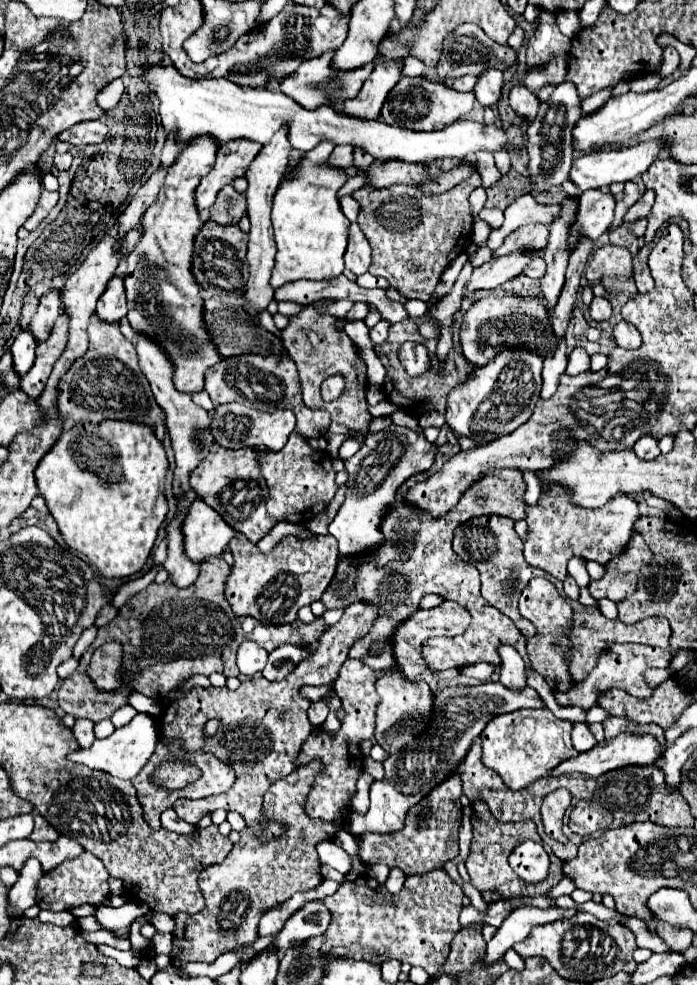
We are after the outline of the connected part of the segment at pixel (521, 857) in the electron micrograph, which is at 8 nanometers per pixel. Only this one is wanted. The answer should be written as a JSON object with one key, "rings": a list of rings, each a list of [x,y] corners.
{"rings":[[[531,840],[515,848],[515,852],[509,856],[509,864],[525,882],[545,880],[549,874],[549,856],[545,848]]]}

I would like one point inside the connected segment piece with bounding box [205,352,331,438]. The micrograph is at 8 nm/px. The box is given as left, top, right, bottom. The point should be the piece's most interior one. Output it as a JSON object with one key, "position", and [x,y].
{"position":[267,383]}

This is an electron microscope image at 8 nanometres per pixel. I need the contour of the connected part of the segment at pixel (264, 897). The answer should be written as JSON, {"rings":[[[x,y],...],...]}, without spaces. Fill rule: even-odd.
{"rings":[[[311,762],[309,768],[299,768],[293,774],[281,778],[279,782],[275,782],[267,794],[265,794],[265,816],[277,822],[283,822],[287,826],[287,832],[279,838],[273,840],[269,844],[261,844],[259,840],[253,840],[253,836],[249,836],[249,830],[245,828],[241,832],[241,840],[237,844],[233,844],[233,850],[229,852],[229,856],[221,862],[221,864],[213,864],[209,868],[205,868],[199,874],[199,890],[205,896],[205,910],[201,910],[199,914],[175,914],[175,930],[173,930],[173,950],[169,954],[171,958],[171,966],[179,968],[185,962],[215,962],[221,954],[225,952],[233,952],[239,946],[251,946],[257,940],[257,924],[259,918],[263,916],[265,910],[273,908],[275,902],[285,902],[289,900],[295,892],[307,892],[313,890],[315,886],[321,884],[321,862],[317,858],[315,852],[315,844],[321,840],[331,840],[335,830],[333,824],[325,822],[325,820],[309,820],[303,812],[303,802],[305,796],[309,794],[309,788],[315,780],[315,776],[321,774],[321,764],[319,762]]]}

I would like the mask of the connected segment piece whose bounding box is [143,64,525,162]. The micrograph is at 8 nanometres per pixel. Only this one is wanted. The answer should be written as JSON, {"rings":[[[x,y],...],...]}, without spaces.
{"rings":[[[151,66],[143,80],[151,86],[155,86],[155,92],[161,100],[159,114],[163,120],[165,134],[177,136],[177,140],[189,140],[193,136],[201,134],[213,134],[221,142],[231,140],[253,140],[259,144],[267,144],[271,136],[281,128],[287,126],[289,142],[295,150],[309,152],[319,142],[329,140],[333,144],[349,144],[349,146],[361,146],[367,152],[375,156],[375,160],[409,160],[409,162],[421,162],[421,160],[437,160],[437,158],[473,158],[477,150],[515,150],[519,152],[523,140],[525,140],[525,128],[523,124],[513,124],[509,128],[497,128],[495,124],[483,126],[479,122],[463,122],[457,120],[443,130],[437,132],[409,132],[403,128],[391,128],[389,124],[381,120],[357,120],[351,116],[345,116],[339,110],[333,110],[329,106],[319,106],[315,110],[301,108],[295,100],[289,100],[283,92],[277,88],[243,88],[237,86],[225,78],[217,80],[189,80],[181,76],[173,66]]]}

